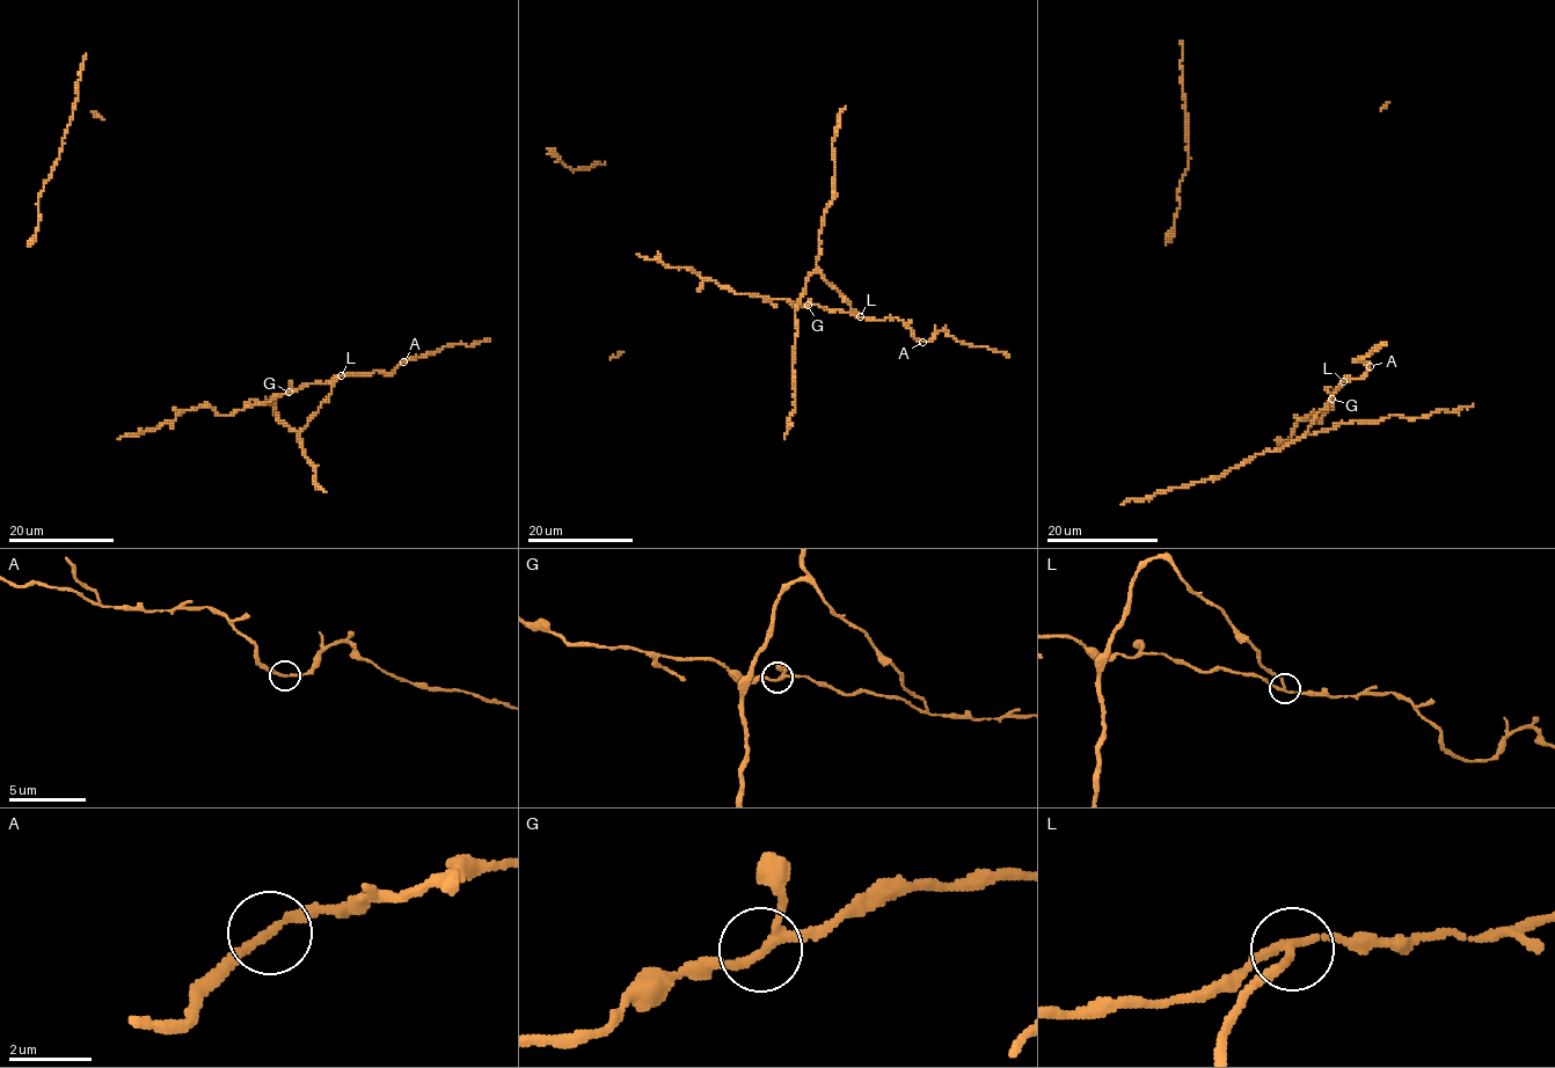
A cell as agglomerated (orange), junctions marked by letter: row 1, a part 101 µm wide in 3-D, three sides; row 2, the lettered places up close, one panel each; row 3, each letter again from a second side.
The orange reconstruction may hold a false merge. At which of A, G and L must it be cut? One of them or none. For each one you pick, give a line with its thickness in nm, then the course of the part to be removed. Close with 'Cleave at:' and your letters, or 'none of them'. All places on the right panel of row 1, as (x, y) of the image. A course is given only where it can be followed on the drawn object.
L: 170 nm | (1344, 382), (1307, 431), (1279, 450), (1256, 453), (1219, 476), (1122, 504)
Cleave at: L

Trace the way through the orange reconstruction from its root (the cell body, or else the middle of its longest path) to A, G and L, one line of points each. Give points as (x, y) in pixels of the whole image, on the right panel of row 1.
A: (1292, 438), (1294, 424), (1305, 416), (1312, 412), (1320, 423), (1345, 377), (1362, 378), (1370, 367)
G: (1292, 438), (1294, 424), (1305, 416), (1312, 412), (1320, 423), (1331, 399)
L: (1292, 438), (1294, 424), (1305, 416), (1312, 412), (1320, 423), (1333, 400), (1331, 395), (1344, 382)

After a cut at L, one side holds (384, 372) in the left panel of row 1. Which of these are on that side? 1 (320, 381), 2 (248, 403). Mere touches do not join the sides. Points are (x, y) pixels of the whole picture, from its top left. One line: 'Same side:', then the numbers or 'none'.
Same side: 1, 2

